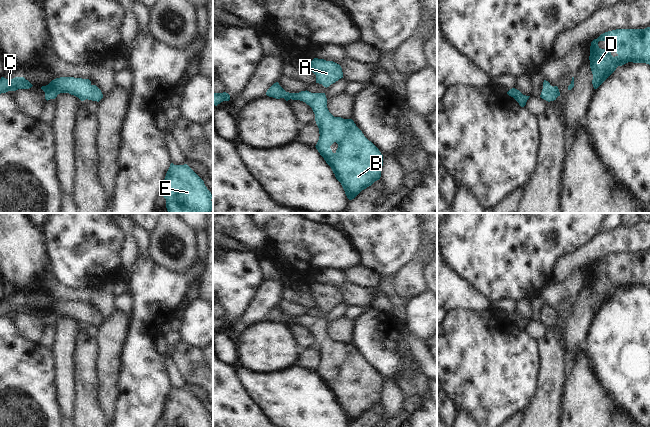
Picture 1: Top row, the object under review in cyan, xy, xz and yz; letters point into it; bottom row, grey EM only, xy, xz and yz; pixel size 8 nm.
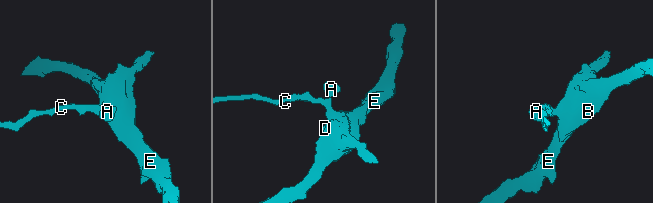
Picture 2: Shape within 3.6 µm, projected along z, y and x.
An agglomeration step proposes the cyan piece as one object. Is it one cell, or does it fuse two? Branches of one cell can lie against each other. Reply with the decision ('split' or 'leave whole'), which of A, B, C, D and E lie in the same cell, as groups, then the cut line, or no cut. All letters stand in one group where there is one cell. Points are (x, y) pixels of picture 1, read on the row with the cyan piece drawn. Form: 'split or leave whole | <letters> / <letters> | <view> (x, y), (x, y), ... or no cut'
leave whole | A B C D E | no cut

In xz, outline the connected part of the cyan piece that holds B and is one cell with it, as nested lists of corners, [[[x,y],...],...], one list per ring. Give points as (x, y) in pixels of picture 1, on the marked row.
[[[276,82],[266,95],[286,101],[300,100],[312,108],[320,134],[315,147],[331,167],[349,200],[380,179],[383,155],[352,119],[334,117],[329,112],[325,93],[307,90],[289,93]]]

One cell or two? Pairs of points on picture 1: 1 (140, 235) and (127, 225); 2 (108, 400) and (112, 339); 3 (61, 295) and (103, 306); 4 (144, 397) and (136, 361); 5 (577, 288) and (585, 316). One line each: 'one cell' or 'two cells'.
1: two cells
2: one cell
3: one cell
4: one cell
5: two cells

